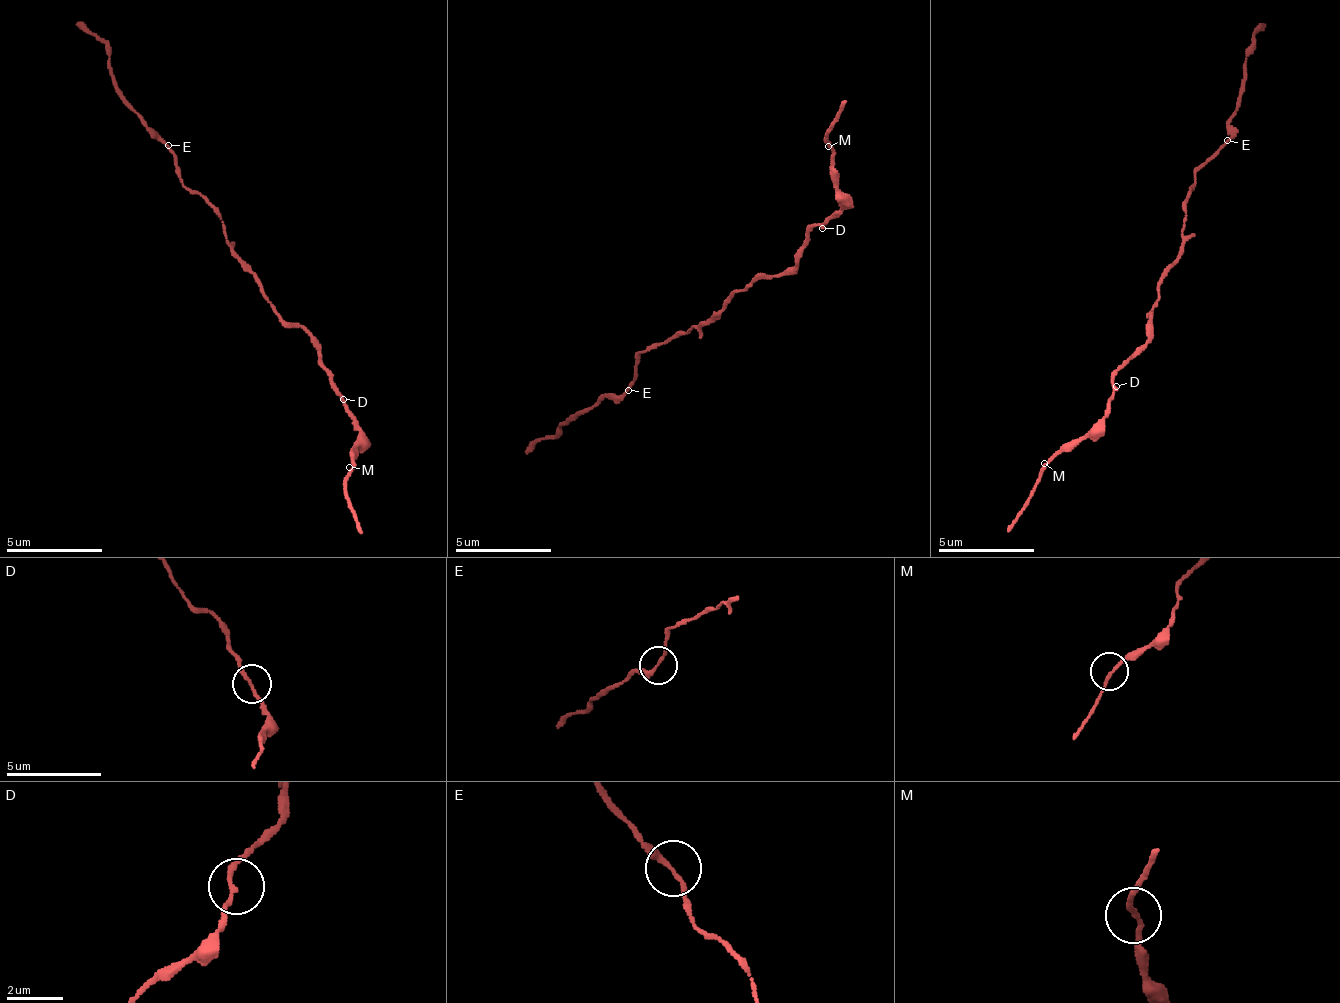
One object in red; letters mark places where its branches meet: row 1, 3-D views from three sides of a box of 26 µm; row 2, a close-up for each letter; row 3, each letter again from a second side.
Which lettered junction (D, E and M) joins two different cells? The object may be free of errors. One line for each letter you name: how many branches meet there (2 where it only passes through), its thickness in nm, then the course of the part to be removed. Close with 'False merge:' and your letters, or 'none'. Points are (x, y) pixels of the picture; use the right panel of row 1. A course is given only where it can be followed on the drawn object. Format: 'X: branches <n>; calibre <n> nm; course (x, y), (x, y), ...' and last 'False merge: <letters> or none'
False merge: none

